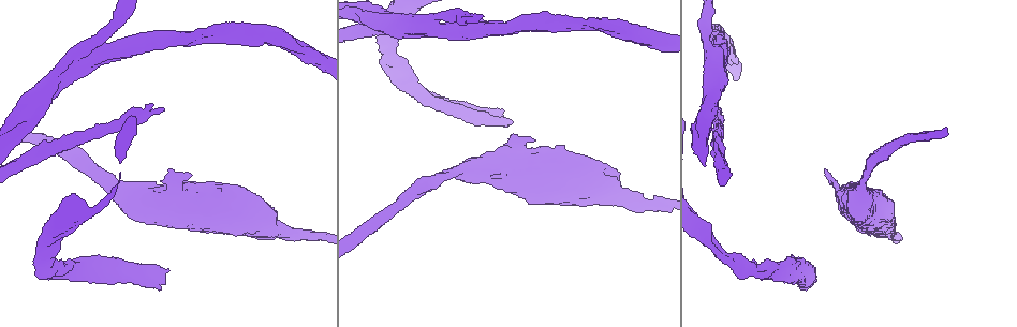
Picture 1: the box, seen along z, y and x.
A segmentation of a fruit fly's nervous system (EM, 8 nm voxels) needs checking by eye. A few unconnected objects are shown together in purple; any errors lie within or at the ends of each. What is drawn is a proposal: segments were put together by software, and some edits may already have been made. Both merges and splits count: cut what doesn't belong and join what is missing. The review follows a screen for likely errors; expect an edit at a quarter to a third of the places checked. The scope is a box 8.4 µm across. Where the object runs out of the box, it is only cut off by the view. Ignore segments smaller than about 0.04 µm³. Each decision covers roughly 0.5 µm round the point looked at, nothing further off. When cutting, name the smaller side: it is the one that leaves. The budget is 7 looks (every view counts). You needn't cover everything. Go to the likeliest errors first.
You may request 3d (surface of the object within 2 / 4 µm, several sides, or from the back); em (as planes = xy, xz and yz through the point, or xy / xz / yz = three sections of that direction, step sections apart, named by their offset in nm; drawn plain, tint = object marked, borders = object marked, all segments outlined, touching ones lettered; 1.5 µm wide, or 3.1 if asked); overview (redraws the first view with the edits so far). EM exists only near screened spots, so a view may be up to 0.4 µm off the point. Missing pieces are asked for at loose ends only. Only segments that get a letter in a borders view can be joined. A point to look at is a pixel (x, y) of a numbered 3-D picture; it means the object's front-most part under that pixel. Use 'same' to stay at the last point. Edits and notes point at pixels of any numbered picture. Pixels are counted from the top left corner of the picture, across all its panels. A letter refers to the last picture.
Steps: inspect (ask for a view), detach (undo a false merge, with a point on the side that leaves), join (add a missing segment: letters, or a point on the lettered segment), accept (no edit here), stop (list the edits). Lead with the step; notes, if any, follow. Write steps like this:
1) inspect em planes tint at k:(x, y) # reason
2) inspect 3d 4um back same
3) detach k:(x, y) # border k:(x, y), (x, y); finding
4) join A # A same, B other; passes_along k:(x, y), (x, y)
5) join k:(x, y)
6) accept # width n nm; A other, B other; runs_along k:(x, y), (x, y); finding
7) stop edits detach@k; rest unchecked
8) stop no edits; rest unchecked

inspect 3d 4um at 1:(512, 122) # branch stops here

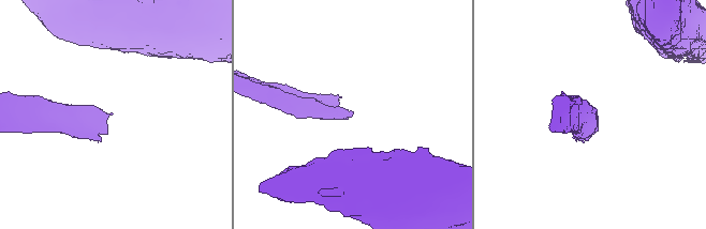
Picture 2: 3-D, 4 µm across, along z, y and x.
inspect em yz step 4 tint at 2:(111, 112) # shape alone is not enough

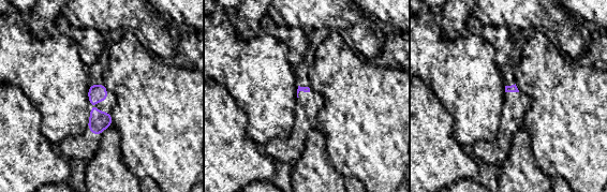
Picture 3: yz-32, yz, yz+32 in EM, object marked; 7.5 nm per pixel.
inspect em planes borders same # cut it another way

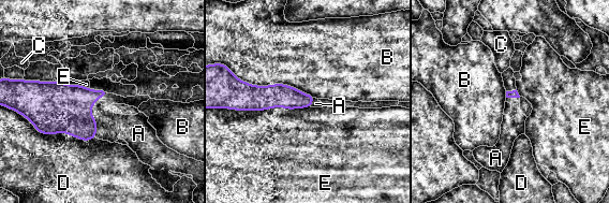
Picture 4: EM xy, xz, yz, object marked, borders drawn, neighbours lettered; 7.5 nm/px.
join A # A same, B other, C other, D other, E other; passes_along 4:(59, 107), (91, 113), (109, 125); it goes on there

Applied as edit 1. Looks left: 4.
inspect em xy step 8 tint at 1:(583, 205) # stops while still wide

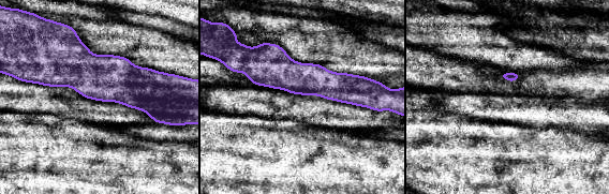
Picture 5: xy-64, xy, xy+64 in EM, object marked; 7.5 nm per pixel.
inspect em planes borders same

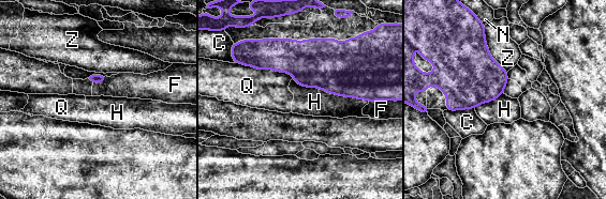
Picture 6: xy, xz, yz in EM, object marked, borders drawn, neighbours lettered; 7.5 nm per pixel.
accept # C other, F other, H other, N other, Q other, Z other; border 6:(106, 76), (102, 82), (93, 82); no lettered segment goes on from it

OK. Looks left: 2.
stop edits join@4; rest unchecked

